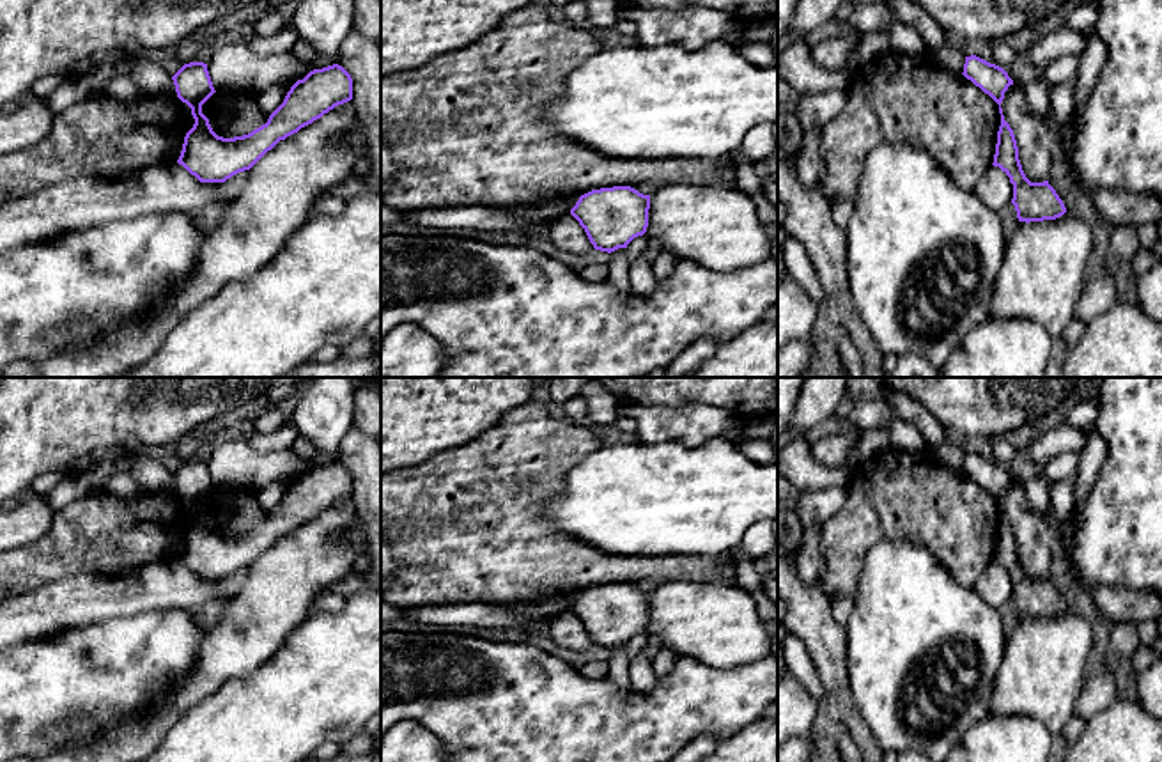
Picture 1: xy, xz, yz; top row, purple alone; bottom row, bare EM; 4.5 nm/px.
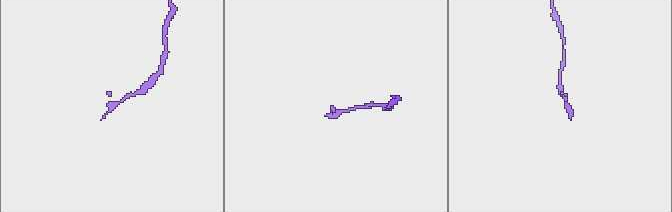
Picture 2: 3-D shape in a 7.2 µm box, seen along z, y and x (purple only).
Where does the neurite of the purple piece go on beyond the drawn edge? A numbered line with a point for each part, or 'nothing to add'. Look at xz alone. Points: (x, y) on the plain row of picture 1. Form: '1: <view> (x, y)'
nothing to add

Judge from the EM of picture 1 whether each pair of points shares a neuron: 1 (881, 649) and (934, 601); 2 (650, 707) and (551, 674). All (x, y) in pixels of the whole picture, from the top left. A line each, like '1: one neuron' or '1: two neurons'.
1: one neuron
2: one neuron

